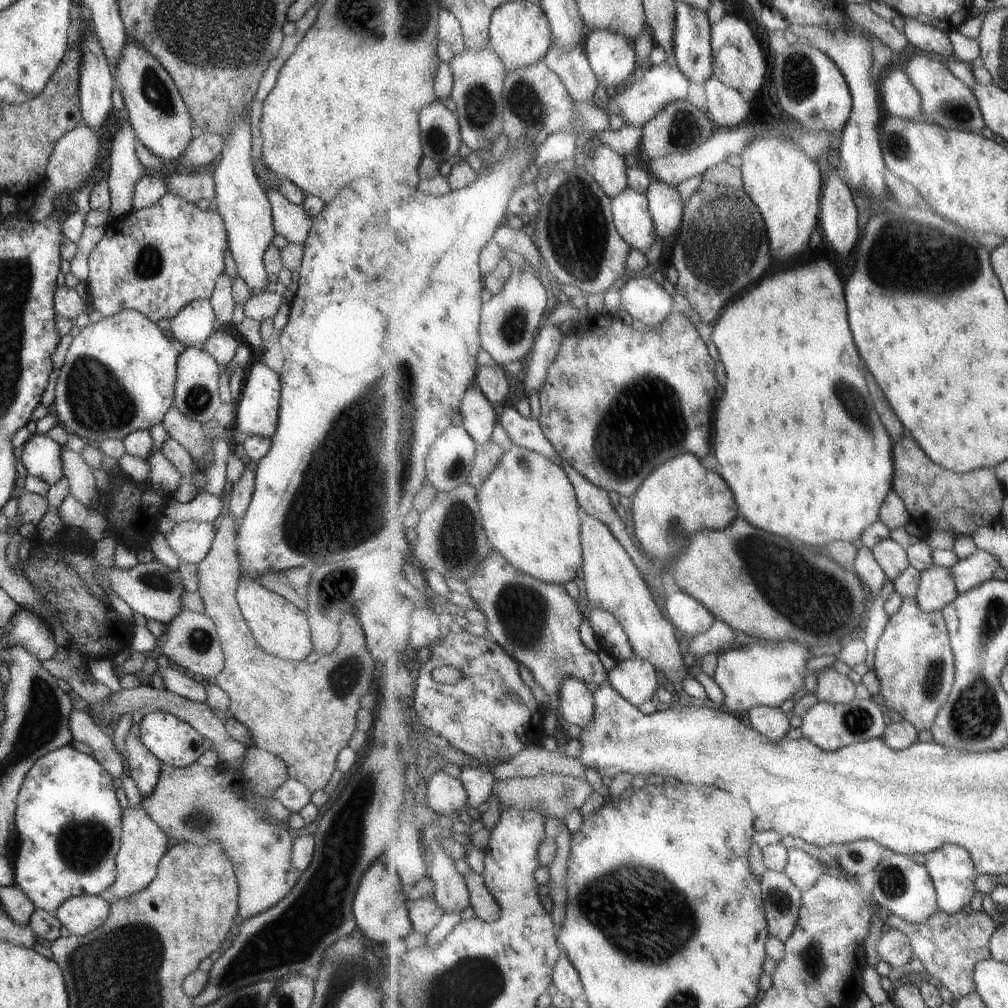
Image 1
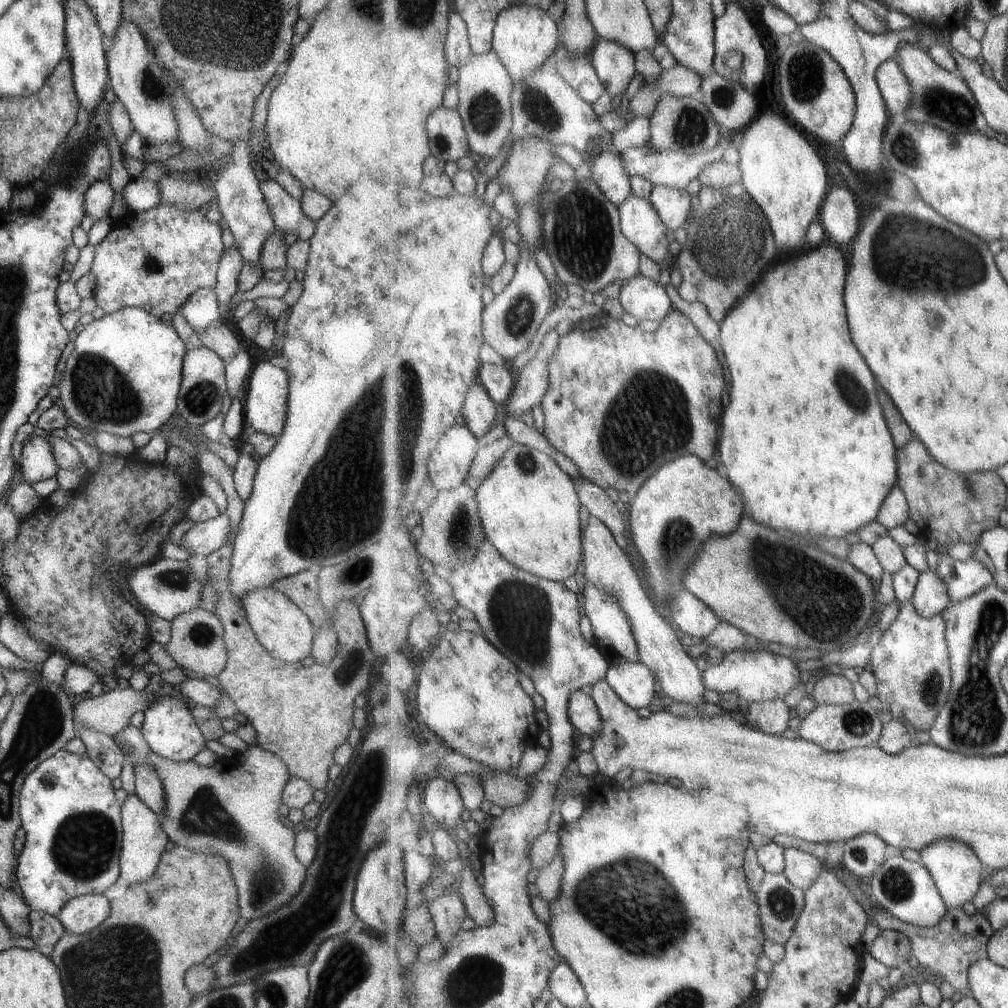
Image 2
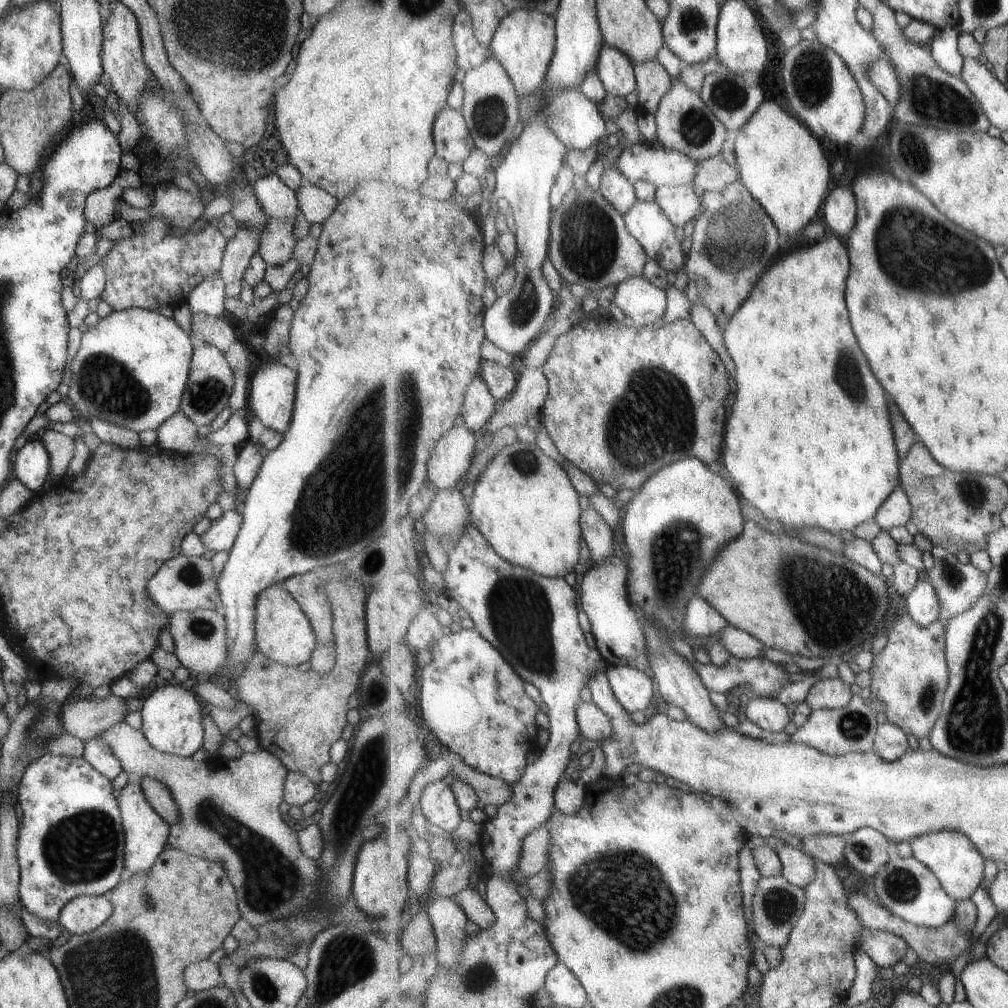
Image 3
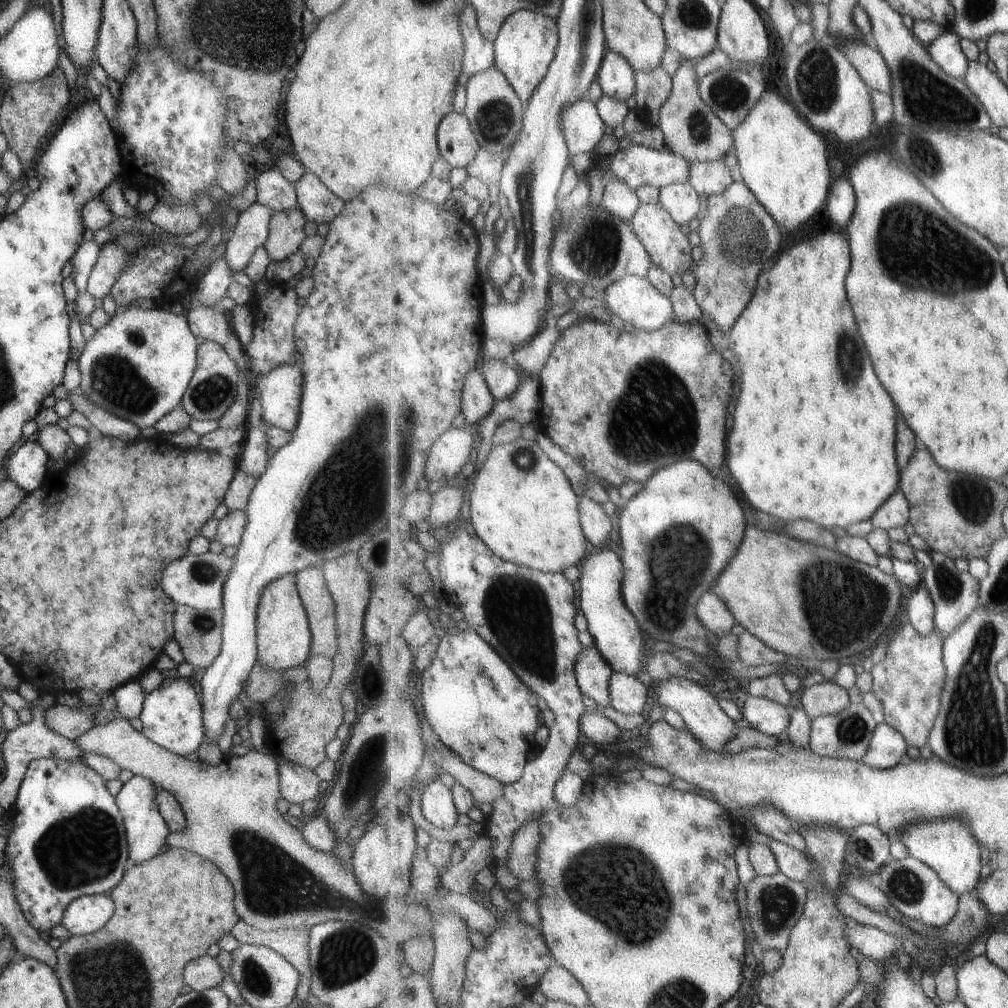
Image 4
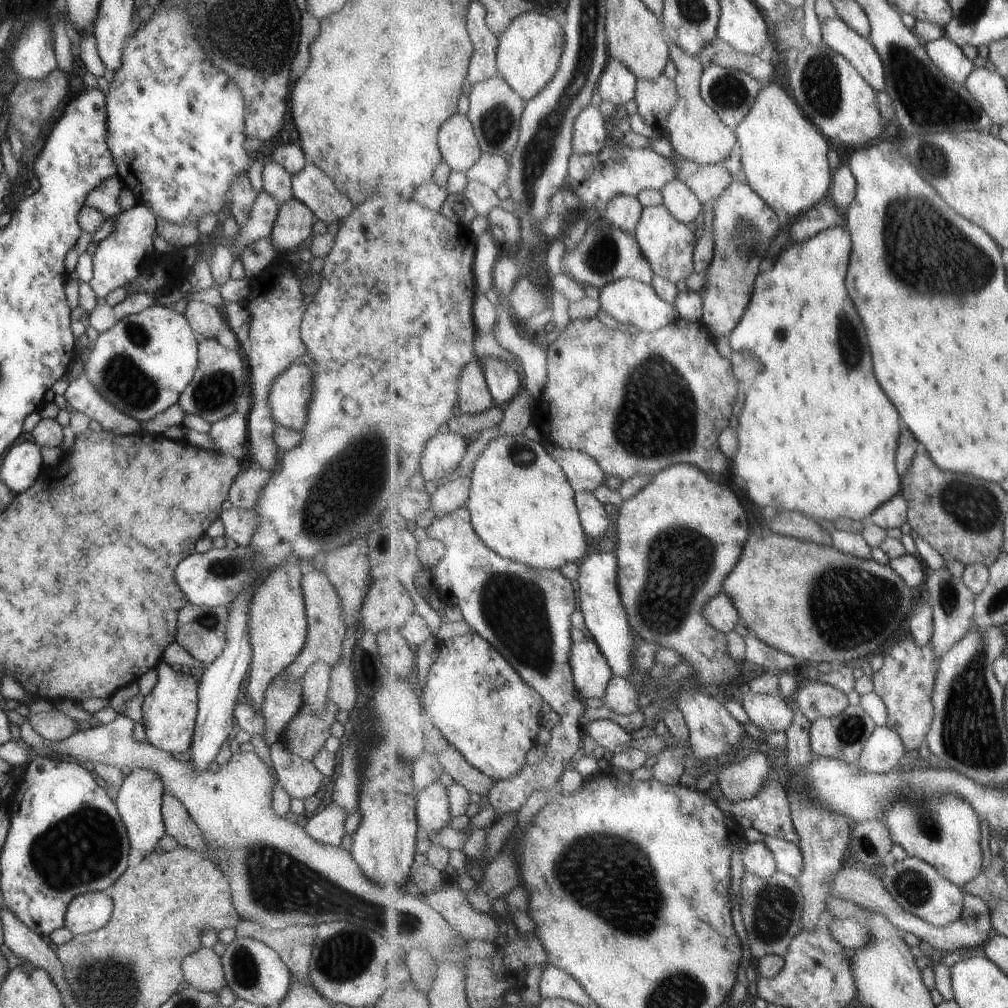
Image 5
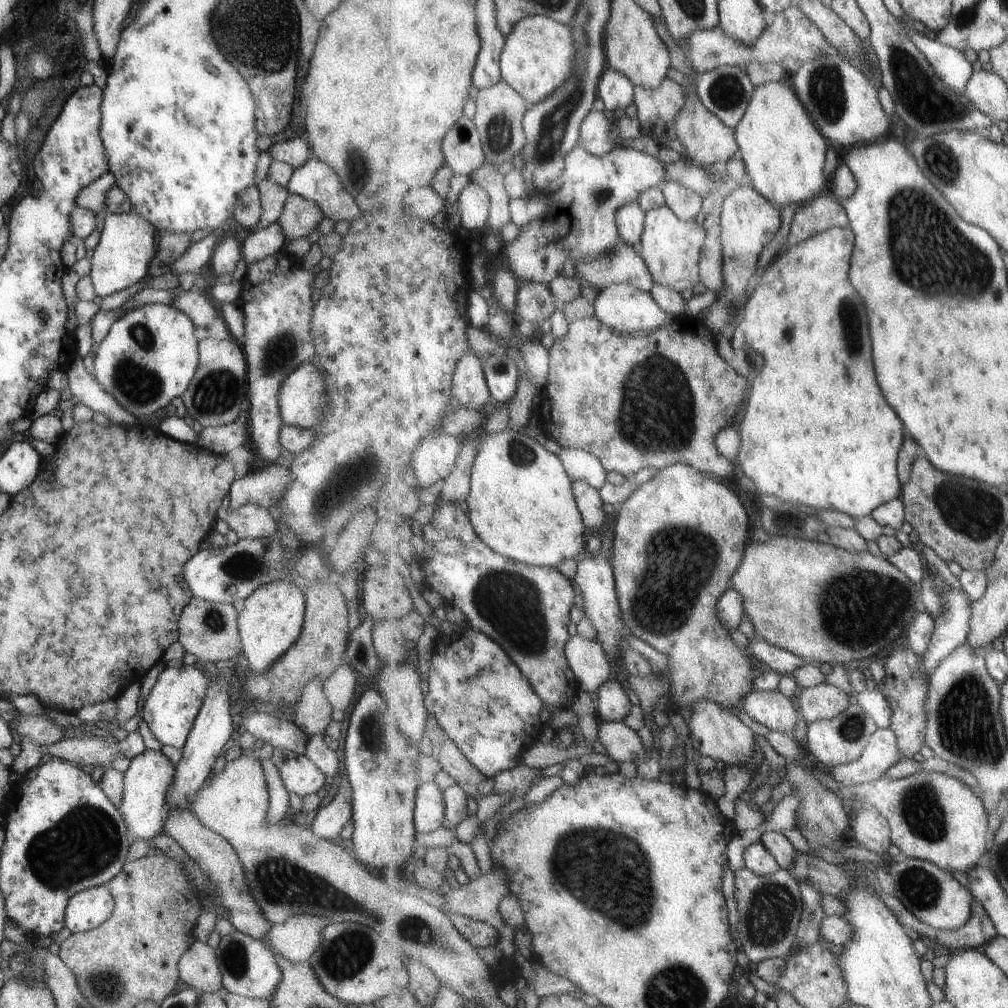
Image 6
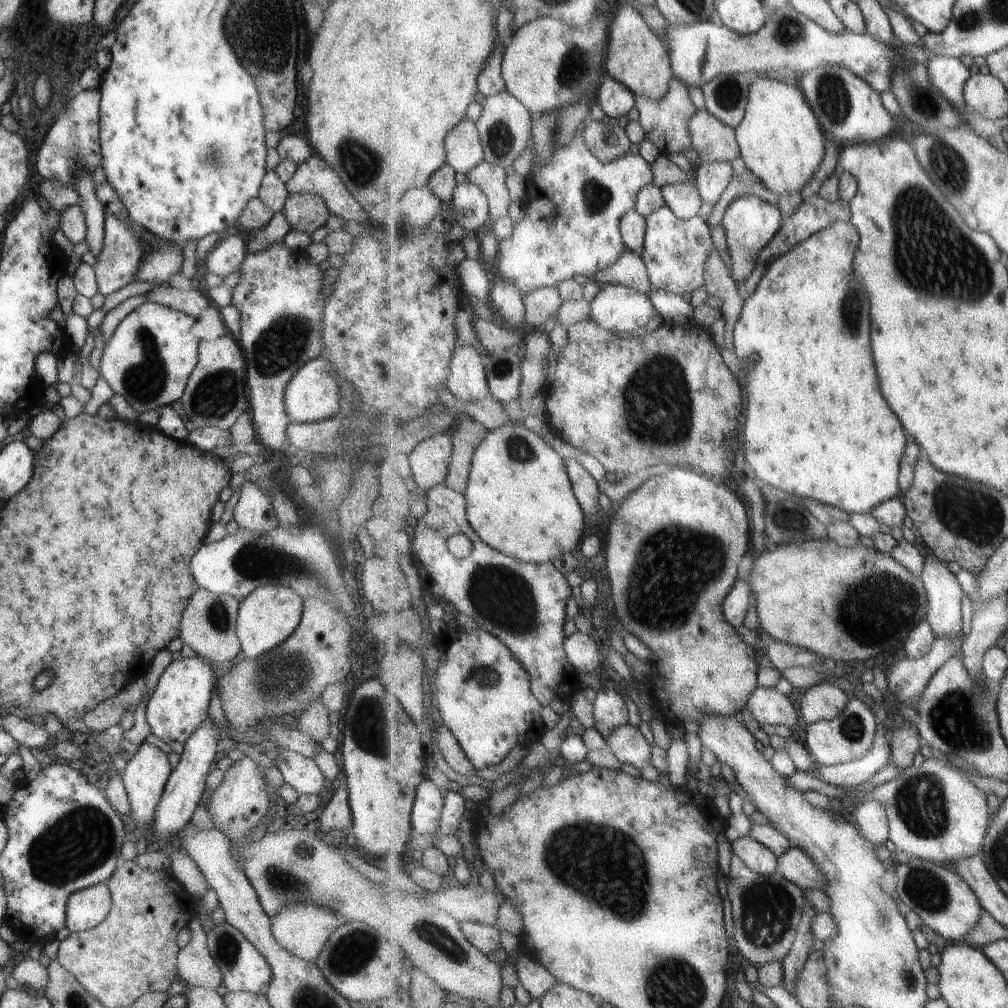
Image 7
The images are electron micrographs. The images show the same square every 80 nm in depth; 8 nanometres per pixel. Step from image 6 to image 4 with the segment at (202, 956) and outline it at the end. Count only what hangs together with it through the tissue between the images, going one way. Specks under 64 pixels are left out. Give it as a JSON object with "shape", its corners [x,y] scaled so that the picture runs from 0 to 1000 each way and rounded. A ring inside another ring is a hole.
{"shape":[[[201,946],[201,948],[191,950],[184,956],[181,972],[184,978],[189,982],[201,983],[202,981],[218,979],[221,964],[211,949]]]}

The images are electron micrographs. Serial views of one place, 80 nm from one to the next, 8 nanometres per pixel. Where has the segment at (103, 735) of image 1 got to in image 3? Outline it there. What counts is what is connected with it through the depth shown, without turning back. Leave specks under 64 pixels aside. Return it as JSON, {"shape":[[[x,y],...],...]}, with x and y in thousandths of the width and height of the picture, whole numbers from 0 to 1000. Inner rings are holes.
{"shape":[[[98,730],[84,732],[83,746],[81,752],[102,768],[104,772],[111,775],[120,765],[120,756],[108,746],[108,742],[98,734]]]}

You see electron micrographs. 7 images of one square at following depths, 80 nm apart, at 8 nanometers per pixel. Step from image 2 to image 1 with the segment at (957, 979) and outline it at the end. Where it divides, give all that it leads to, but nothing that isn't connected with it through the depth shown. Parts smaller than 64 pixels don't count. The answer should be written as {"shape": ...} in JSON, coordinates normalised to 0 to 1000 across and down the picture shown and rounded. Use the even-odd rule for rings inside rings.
{"shape":[[[934,903],[923,914],[913,918],[900,915],[884,906],[877,911],[876,917],[897,925],[903,931],[907,948],[919,963],[951,992],[968,982],[966,964],[969,955],[984,949],[982,933],[990,920],[976,904],[941,907]]]}

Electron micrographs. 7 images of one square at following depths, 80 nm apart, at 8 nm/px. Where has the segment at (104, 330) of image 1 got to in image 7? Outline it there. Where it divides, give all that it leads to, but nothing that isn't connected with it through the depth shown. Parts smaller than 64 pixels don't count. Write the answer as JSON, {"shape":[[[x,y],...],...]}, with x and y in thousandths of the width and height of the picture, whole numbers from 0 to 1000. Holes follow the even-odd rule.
{"shape":[[[142,300],[114,323],[102,343],[97,359],[100,375],[137,411],[172,400],[180,394],[194,361],[197,338],[188,329],[191,319],[182,310]]]}

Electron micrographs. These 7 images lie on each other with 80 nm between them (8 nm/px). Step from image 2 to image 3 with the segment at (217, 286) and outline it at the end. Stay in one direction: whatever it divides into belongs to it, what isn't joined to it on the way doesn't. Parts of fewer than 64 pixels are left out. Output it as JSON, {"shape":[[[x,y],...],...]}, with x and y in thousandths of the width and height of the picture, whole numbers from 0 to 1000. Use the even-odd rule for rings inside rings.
{"shape":[[[235,226],[233,234],[224,240],[215,274],[221,280],[223,295],[238,292],[238,278],[251,252],[255,250],[258,234],[245,226]]]}

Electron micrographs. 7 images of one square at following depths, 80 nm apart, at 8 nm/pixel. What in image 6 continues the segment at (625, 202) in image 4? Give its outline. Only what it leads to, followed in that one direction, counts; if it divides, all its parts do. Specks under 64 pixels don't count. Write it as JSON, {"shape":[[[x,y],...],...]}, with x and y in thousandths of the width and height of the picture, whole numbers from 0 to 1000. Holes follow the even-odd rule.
{"shape":[[[633,199],[624,200],[612,208],[611,222],[615,234],[636,251],[636,232],[640,227],[641,211]]]}

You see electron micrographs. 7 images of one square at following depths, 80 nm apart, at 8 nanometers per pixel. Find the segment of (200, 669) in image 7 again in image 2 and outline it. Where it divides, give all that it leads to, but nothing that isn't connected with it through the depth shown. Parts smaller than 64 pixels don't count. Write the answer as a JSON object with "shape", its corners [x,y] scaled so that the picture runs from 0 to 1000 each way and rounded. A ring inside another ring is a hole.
{"shape":[[[168,689],[156,691],[155,694],[155,697],[150,697],[141,704],[142,715],[139,725],[142,734],[155,749],[169,755],[180,756],[191,752],[195,746],[203,741],[203,733],[191,714],[185,699],[186,696],[182,692],[173,692]]]}

